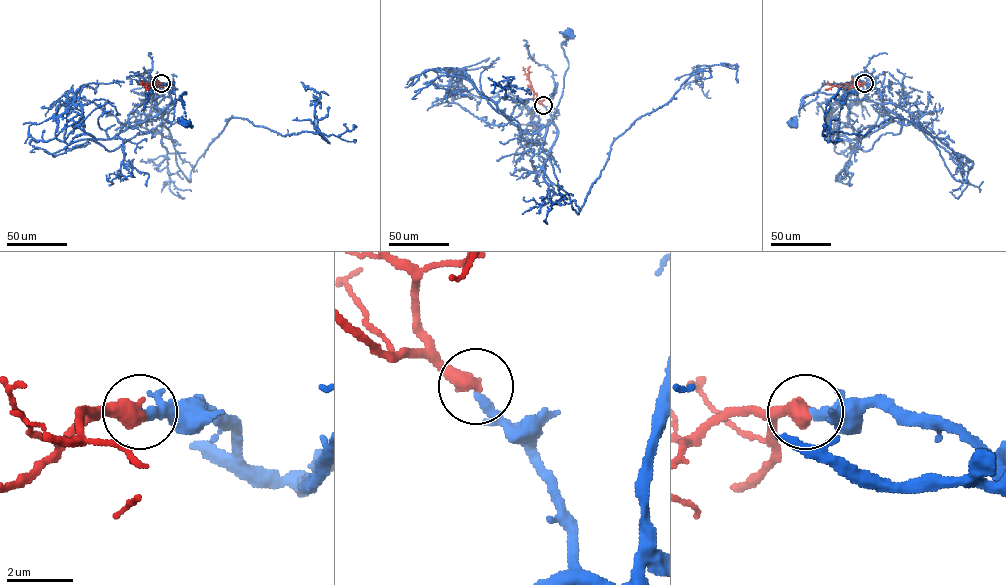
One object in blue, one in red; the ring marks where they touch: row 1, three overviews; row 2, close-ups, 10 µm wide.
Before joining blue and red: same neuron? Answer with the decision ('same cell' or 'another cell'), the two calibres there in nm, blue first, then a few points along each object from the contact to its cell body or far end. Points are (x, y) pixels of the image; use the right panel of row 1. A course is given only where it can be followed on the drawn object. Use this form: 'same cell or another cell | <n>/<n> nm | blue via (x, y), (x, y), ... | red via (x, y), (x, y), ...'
same cell | 320/500 nm | blue via (864, 83), (875, 87), (881, 104), (816, 92), (802, 98), (799, 116), (792, 123) | red via (864, 83), (849, 88), (827, 84), (827, 81)

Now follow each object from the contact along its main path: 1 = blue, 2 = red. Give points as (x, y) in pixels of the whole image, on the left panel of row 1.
1: (161, 83), (169, 87), (169, 104), (186, 93), (179, 96), (187, 123)
2: (161, 83), (151, 88), (141, 84), (143, 81)

